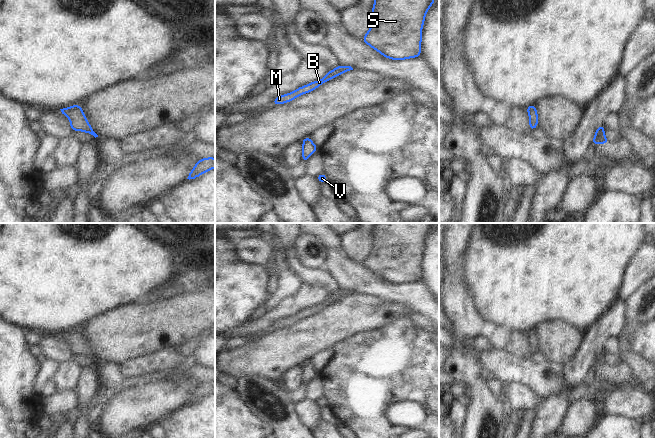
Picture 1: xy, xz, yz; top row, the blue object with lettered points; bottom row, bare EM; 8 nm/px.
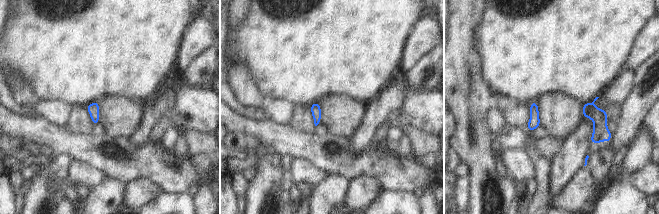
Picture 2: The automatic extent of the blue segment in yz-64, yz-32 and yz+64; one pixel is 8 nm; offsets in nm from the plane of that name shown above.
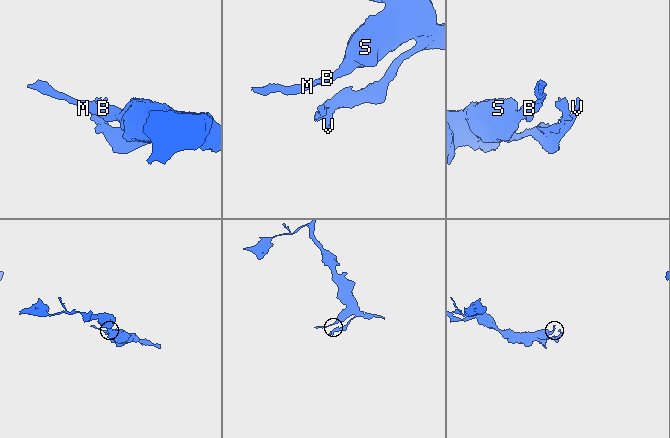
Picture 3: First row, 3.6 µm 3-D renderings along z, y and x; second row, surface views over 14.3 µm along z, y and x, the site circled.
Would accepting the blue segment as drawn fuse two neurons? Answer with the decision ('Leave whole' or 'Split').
Leave whole

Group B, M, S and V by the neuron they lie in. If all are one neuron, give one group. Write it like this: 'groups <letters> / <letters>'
groups B M S V

